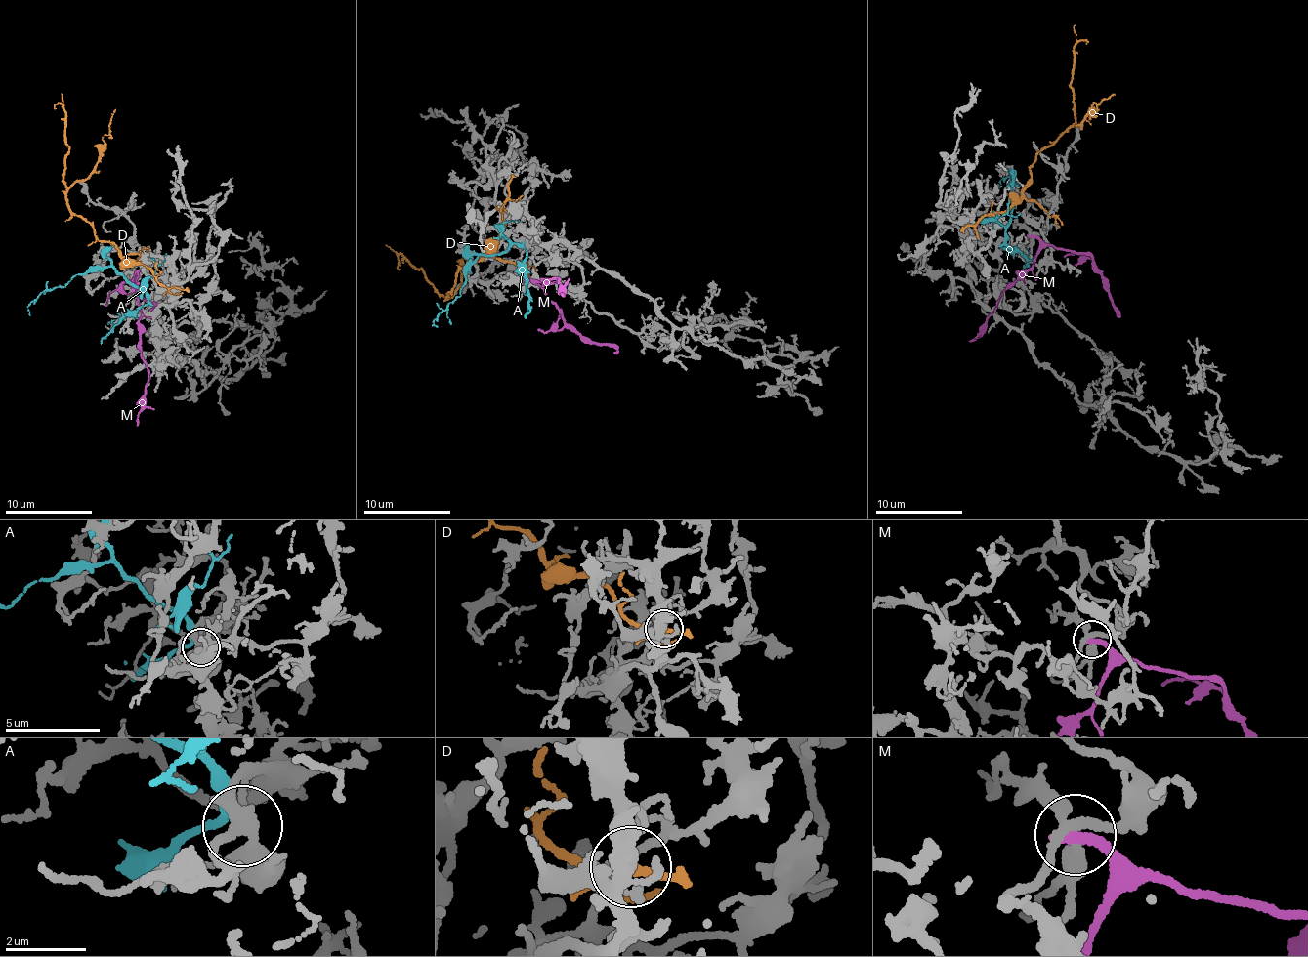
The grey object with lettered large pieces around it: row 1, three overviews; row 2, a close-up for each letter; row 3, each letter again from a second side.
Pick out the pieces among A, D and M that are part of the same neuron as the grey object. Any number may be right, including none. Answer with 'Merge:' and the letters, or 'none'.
Merge: none

